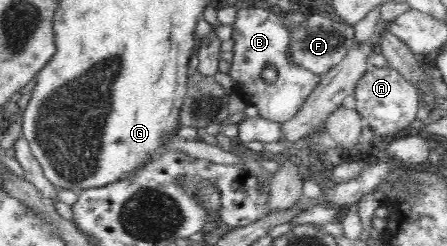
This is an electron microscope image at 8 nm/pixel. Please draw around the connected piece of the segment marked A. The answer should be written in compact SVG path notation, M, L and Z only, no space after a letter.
M389 65L382 68L369 68L362 75L356 87L356 109L365 124L369 126L374 135L385 136L407 133L407 129L417 117L420 97L417 88L409 80Z

